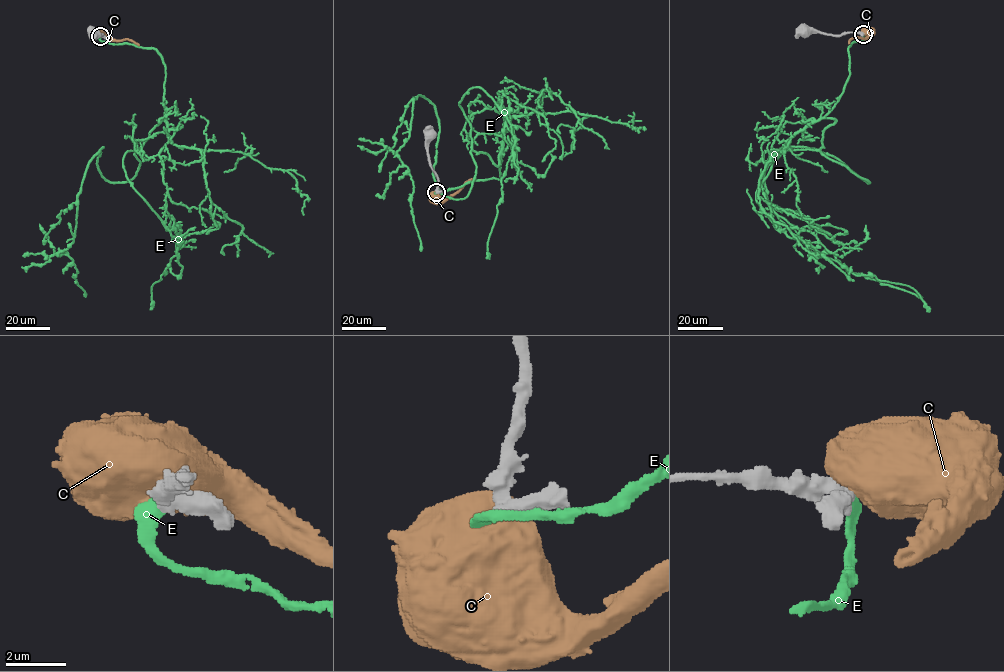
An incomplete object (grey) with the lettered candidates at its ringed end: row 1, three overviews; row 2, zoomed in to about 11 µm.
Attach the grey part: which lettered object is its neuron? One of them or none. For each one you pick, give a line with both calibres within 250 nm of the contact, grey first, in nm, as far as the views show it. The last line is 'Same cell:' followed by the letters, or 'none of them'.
E: calibres 440 and 380 nm
Same cell: E

